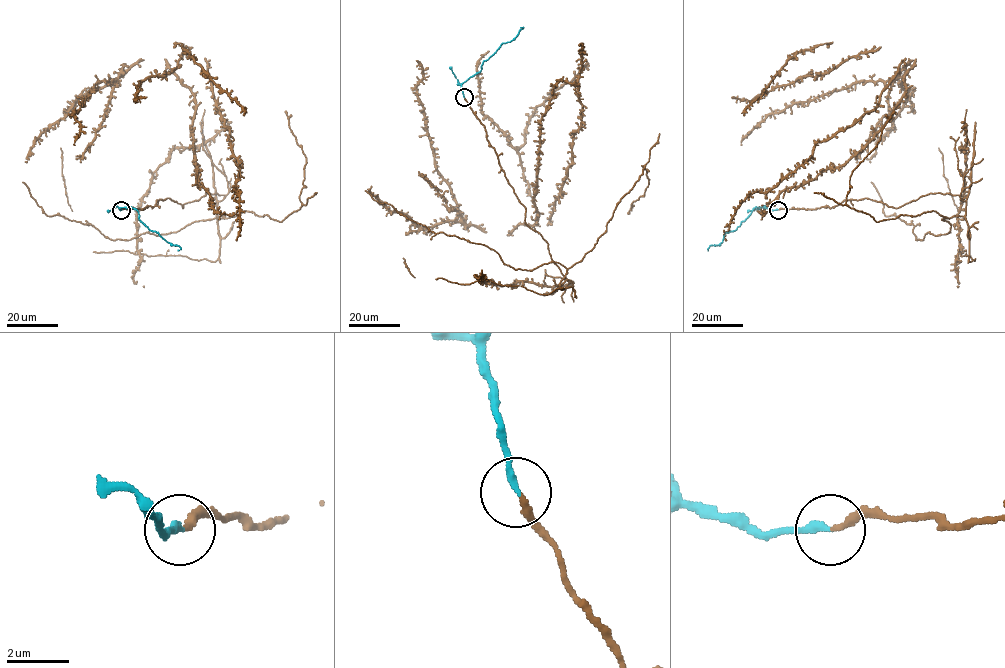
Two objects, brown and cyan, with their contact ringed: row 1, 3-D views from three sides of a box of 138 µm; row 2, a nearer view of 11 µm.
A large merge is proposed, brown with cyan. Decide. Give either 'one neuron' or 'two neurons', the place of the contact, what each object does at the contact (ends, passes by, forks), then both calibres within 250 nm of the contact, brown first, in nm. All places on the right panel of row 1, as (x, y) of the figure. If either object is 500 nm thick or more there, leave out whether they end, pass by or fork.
one neuron; place (778, 210); brown ends; cyan ends; calibres 200 and 240 nm

